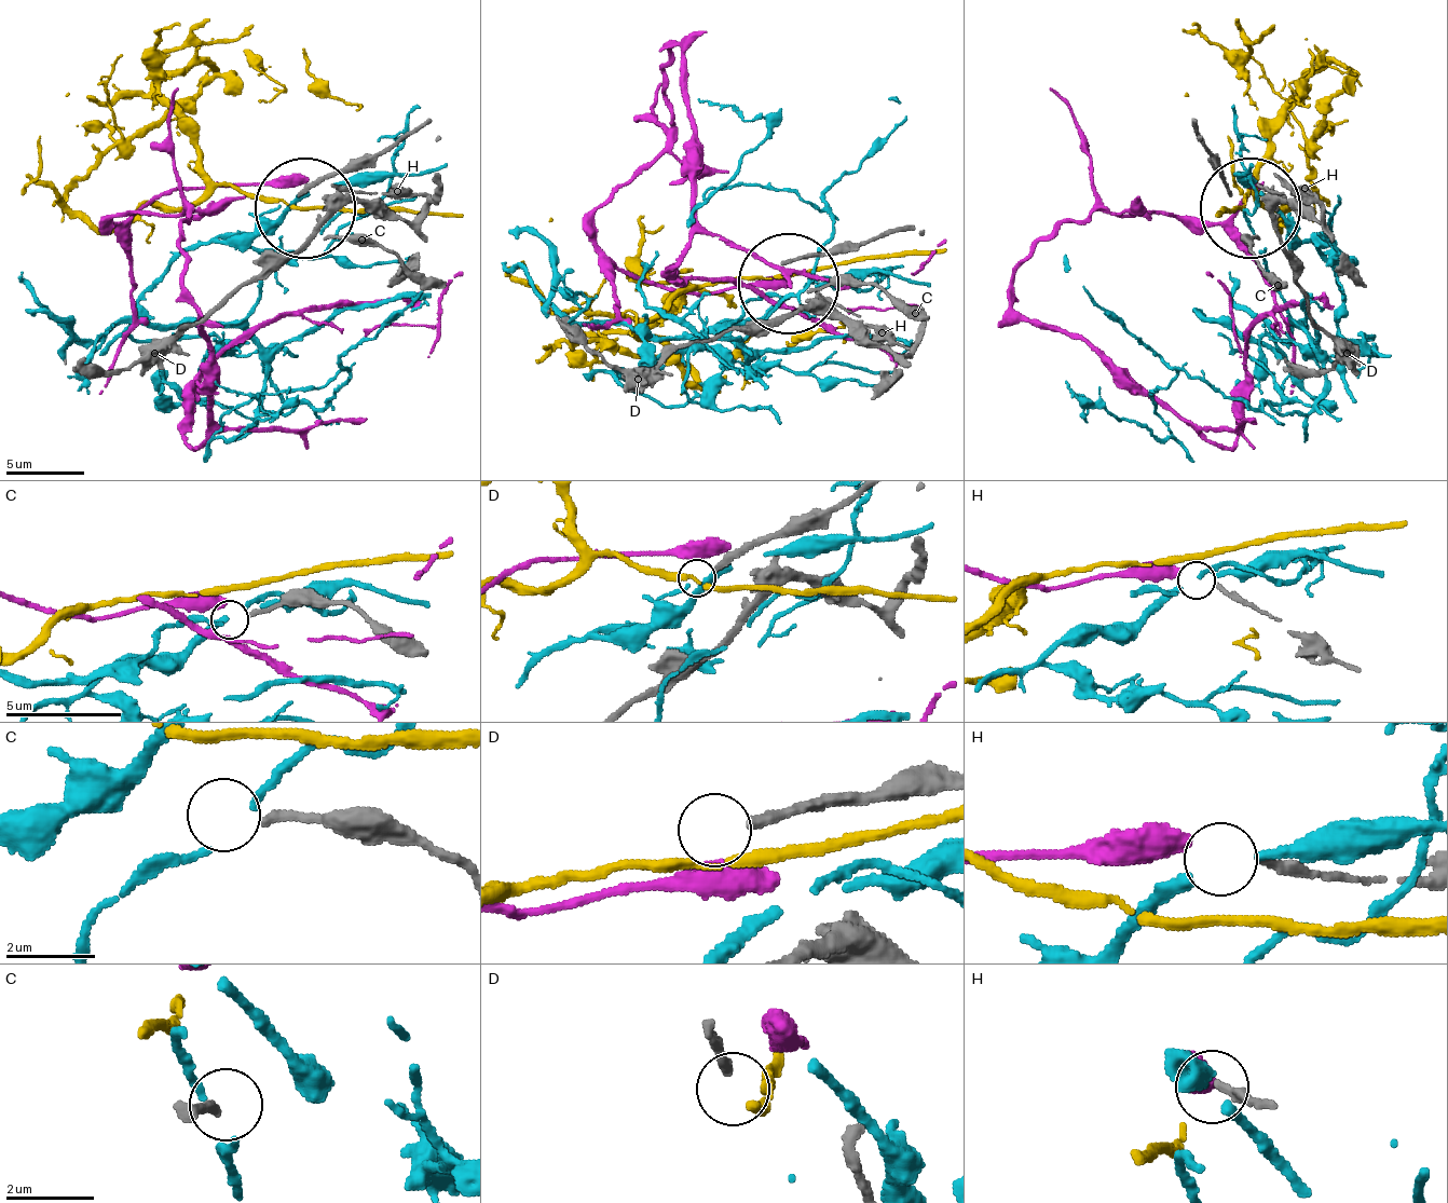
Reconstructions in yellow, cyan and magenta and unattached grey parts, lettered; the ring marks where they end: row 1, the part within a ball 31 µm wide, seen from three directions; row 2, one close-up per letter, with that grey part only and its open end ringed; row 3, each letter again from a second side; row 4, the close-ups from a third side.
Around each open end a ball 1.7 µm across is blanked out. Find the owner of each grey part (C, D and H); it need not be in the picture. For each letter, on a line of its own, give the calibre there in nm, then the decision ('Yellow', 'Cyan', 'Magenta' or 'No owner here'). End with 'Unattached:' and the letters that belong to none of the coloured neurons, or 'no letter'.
C: Thickness 190 nm. No owner here
D: Thickness 240 nm. No owner here
H: Thickness 200 nm. Magenta
Unattached: C, D

